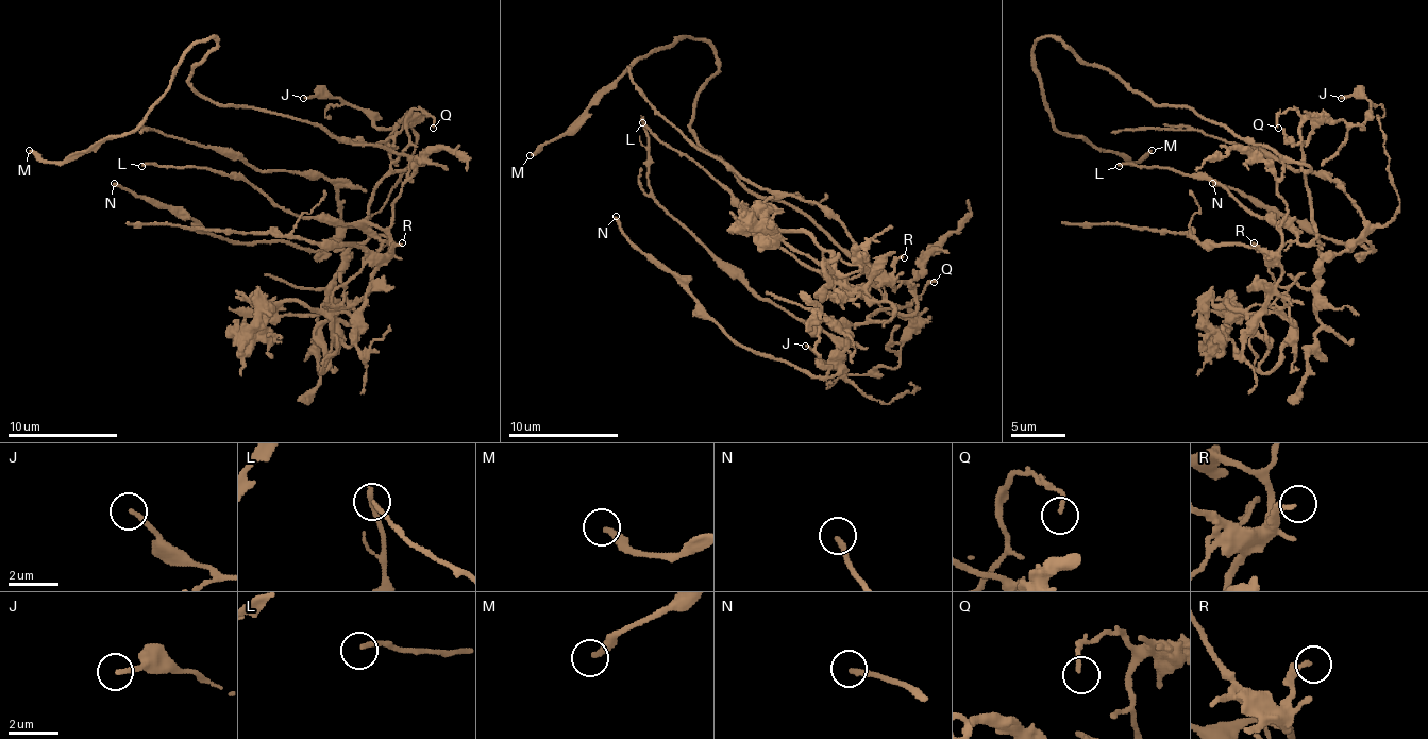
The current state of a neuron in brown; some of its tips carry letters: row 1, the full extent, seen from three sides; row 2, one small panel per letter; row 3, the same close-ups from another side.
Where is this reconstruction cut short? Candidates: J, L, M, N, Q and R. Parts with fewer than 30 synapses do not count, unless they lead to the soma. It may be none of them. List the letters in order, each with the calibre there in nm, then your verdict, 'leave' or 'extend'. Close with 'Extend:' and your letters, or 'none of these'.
J: 180 nm | leave
L: 150 nm | leave
M: 260 nm | extend
N: 240 nm | leave
Q: 160 nm | leave
R: 240 nm | leave
Extend: M

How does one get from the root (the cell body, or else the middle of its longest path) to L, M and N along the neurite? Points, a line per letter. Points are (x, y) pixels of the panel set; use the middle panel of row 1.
L: (873, 263), (909, 287), (904, 282), (895, 290), (887, 282), (846, 285), (802, 266), (725, 188), (642, 122)
M: (873, 263), (755, 197), (698, 141), (695, 98), (717, 70), (703, 40), (640, 56), (530, 155)
N: (873, 263), (909, 287), (914, 309), (879, 309), (852, 323), (838, 370), (810, 375), (741, 348), (616, 216)

